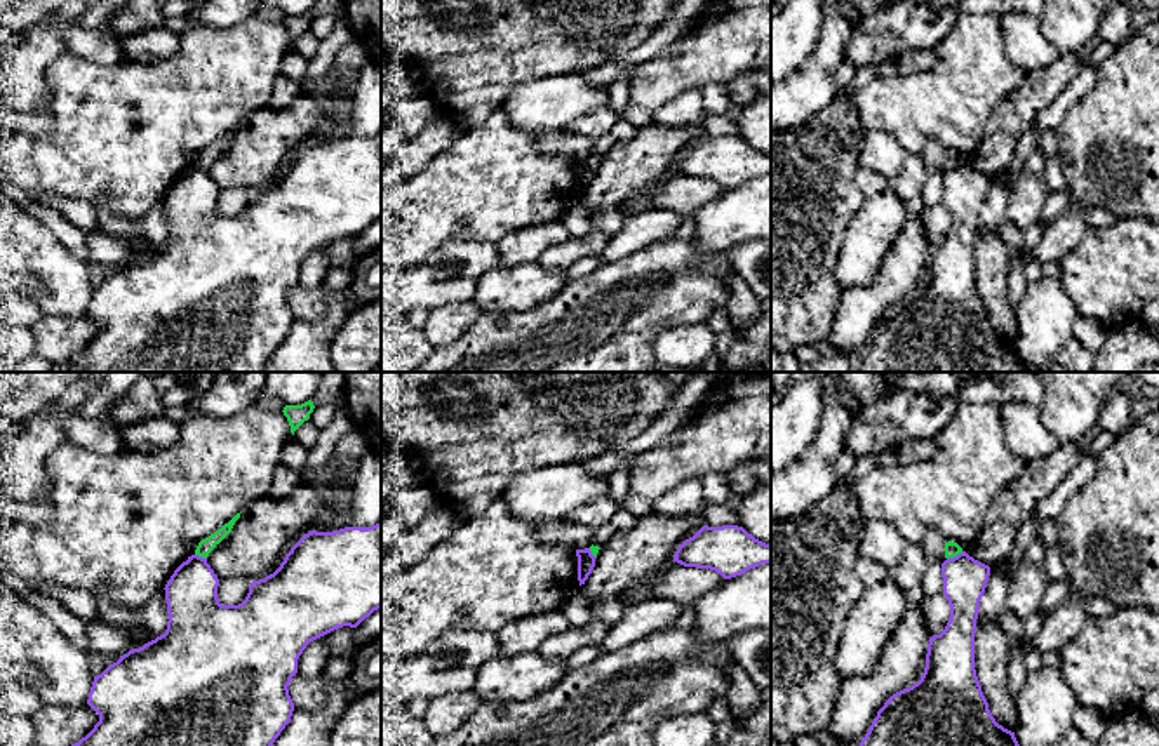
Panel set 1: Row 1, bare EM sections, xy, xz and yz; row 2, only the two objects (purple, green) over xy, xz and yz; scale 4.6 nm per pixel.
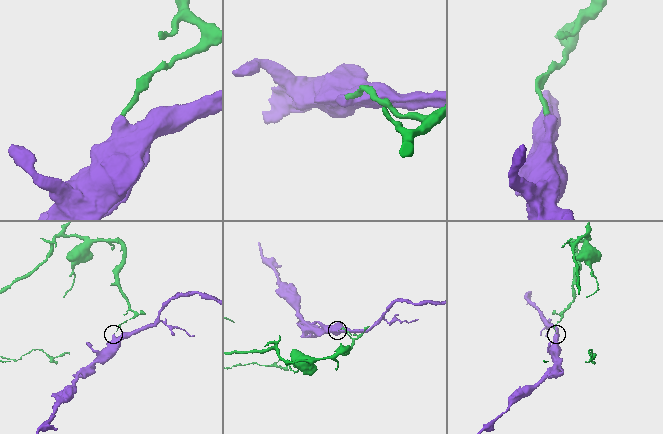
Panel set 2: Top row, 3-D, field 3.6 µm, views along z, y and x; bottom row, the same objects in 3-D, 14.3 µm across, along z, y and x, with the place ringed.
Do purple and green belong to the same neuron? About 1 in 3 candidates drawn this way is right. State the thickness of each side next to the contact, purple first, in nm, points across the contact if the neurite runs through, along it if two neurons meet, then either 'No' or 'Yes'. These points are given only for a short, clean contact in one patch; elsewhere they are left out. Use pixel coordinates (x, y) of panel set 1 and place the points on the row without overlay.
Thickness 200 nm (purple) against 70 nm. Boundary: yz (963, 162), (947, 169). No

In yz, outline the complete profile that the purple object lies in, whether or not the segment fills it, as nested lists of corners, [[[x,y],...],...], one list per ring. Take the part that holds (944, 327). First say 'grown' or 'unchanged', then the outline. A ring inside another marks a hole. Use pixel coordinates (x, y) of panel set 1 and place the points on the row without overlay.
unchanged; [[[966,162],[941,174],[943,205],[950,216],[950,230],[940,245],[929,249],[921,290],[884,313],[861,350],[854,372],[1025,372],[1015,343],[999,336],[992,327],[975,280],[976,230],[988,186],[990,177]]]

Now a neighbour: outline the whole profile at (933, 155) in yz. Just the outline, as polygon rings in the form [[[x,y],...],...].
[[[929,139],[926,143],[922,158],[924,158],[928,174],[943,174],[947,170],[945,169],[945,150],[938,141]]]

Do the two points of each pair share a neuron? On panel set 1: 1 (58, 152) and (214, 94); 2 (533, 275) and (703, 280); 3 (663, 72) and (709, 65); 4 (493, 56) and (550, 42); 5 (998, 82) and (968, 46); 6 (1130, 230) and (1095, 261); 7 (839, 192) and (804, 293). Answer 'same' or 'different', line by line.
1: same
2: different
3: same
4: same
5: same
6: same
7: same

